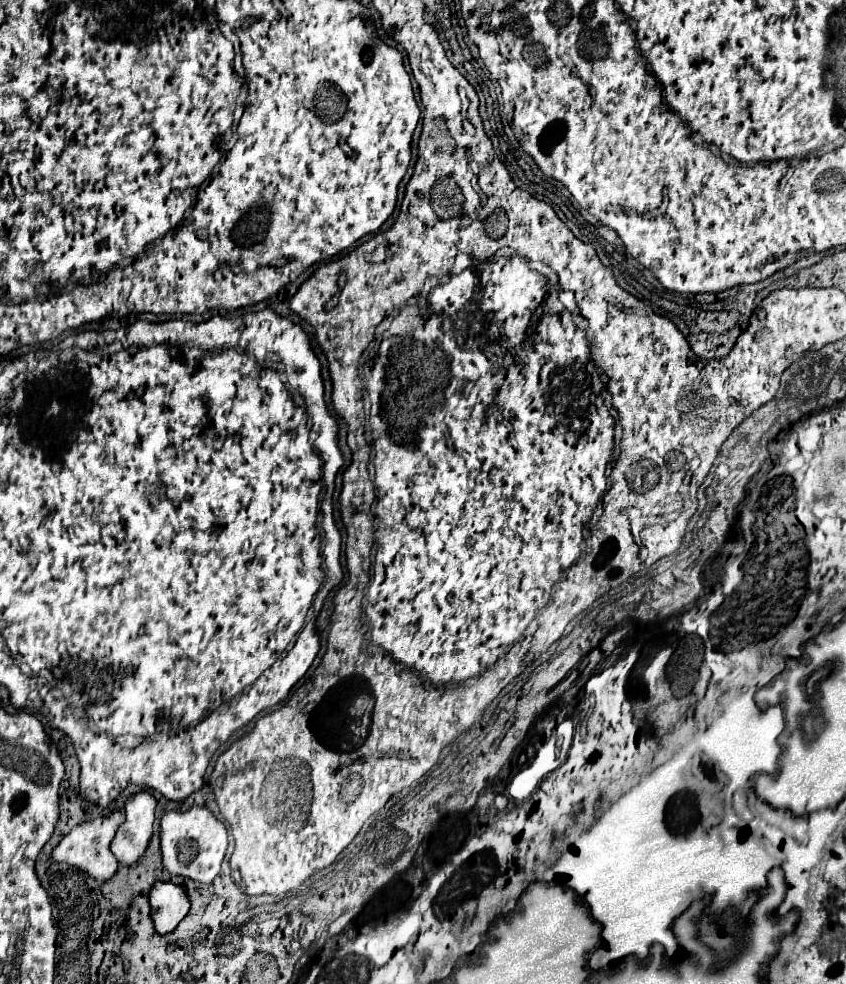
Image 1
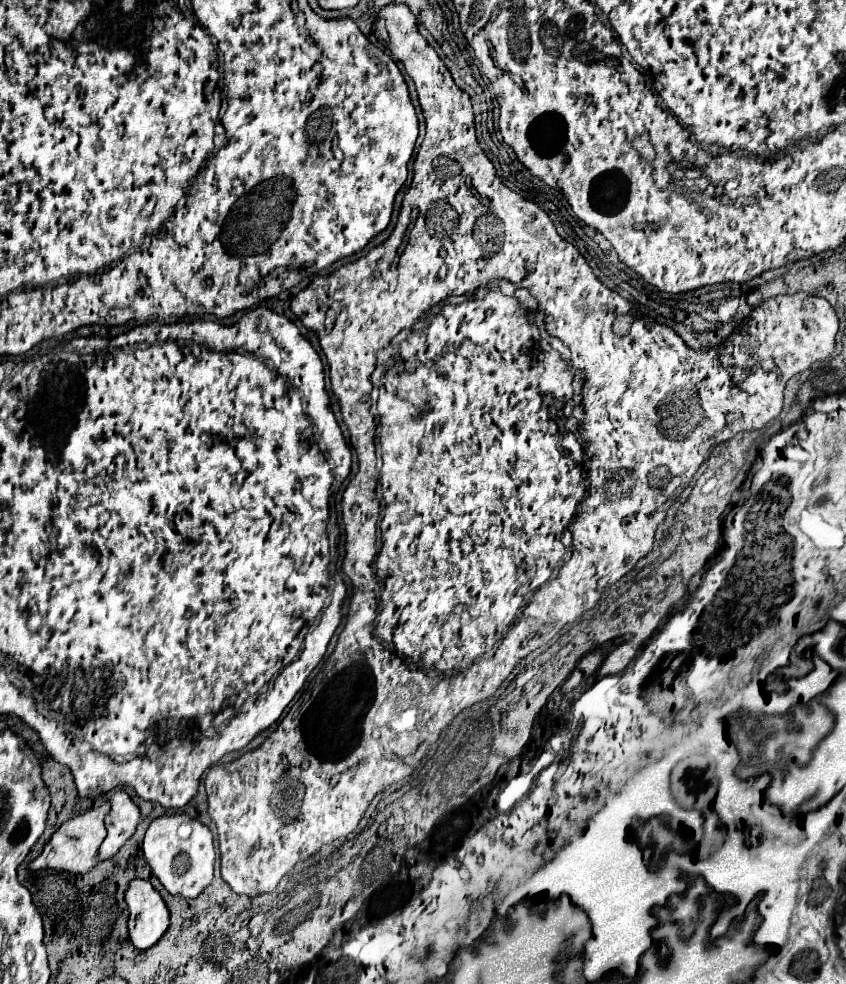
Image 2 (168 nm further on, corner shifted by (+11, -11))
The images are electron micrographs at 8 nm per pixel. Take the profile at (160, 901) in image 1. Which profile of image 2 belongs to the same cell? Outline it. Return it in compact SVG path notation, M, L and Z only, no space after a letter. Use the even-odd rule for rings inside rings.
M132 880L126 890L130 910L130 940L138 950L154 946L170 926L170 912L160 892L148 880Z

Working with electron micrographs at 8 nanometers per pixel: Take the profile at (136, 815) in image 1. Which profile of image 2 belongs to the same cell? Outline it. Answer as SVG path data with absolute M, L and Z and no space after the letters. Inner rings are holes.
M118 790L110 798L110 812L106 816L106 830L108 836L100 844L98 858L108 860L112 858L136 832L136 826L140 822L140 808L132 802L132 798L124 792Z

